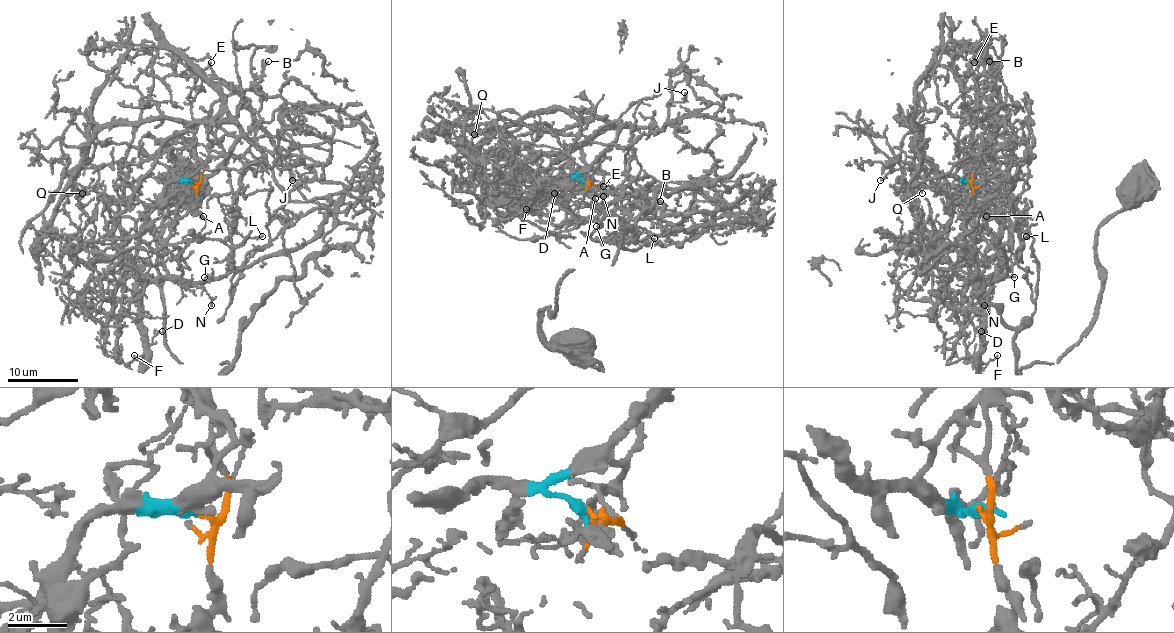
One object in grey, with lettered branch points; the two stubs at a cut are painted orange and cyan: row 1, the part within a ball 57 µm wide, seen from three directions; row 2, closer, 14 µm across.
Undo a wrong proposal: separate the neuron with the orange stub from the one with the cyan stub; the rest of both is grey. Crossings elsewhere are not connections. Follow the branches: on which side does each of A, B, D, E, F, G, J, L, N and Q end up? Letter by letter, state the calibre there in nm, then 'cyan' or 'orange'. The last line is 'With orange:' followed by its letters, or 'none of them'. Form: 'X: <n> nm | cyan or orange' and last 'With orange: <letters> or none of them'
A: 130 nm | orange
B: 150 nm | cyan
D: 140 nm | orange
E: 150 nm | cyan
F: 100 nm | orange
G: 140 nm | orange
J: 160 nm | cyan
L: 130 nm | orange
N: 100 nm | orange
Q: 140 nm | cyan
With orange: A, D, F, G, L, N

